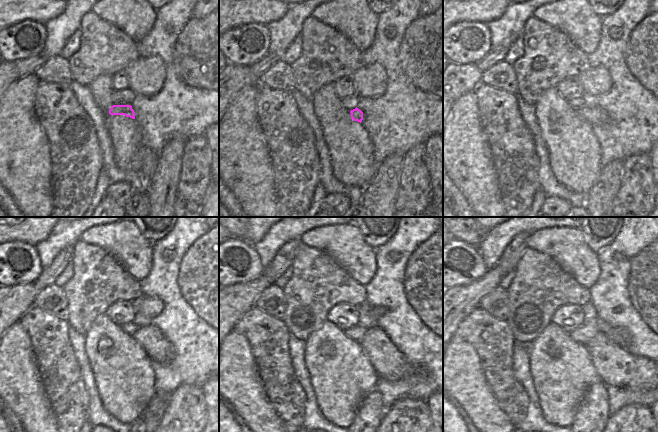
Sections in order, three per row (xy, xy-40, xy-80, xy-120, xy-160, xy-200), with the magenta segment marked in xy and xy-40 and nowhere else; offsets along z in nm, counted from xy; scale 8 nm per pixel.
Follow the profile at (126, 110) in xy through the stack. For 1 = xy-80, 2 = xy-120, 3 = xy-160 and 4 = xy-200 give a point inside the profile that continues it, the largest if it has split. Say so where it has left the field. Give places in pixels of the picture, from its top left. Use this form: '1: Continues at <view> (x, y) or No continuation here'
1: Continues at xy-80 (593, 115)
2: Continues at xy-120 (153, 342)
3: Continues at xy-160 (389, 363)
4: Continues at xy-200 (615, 366)

